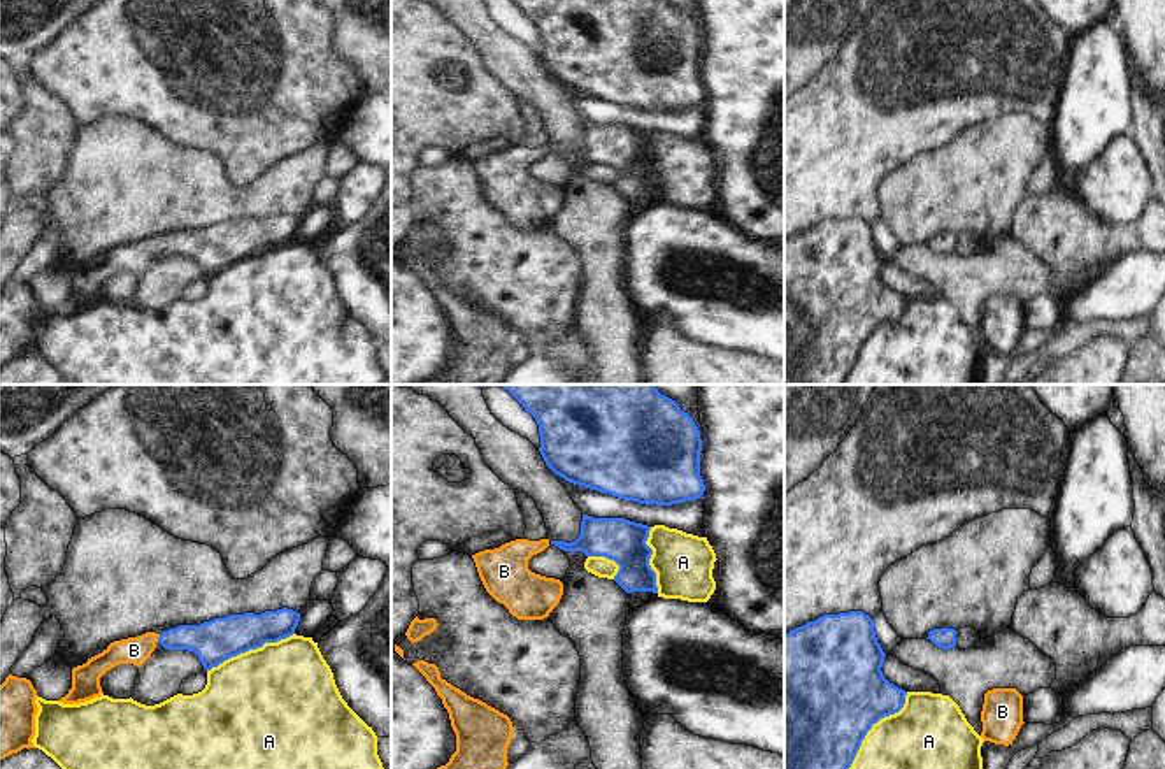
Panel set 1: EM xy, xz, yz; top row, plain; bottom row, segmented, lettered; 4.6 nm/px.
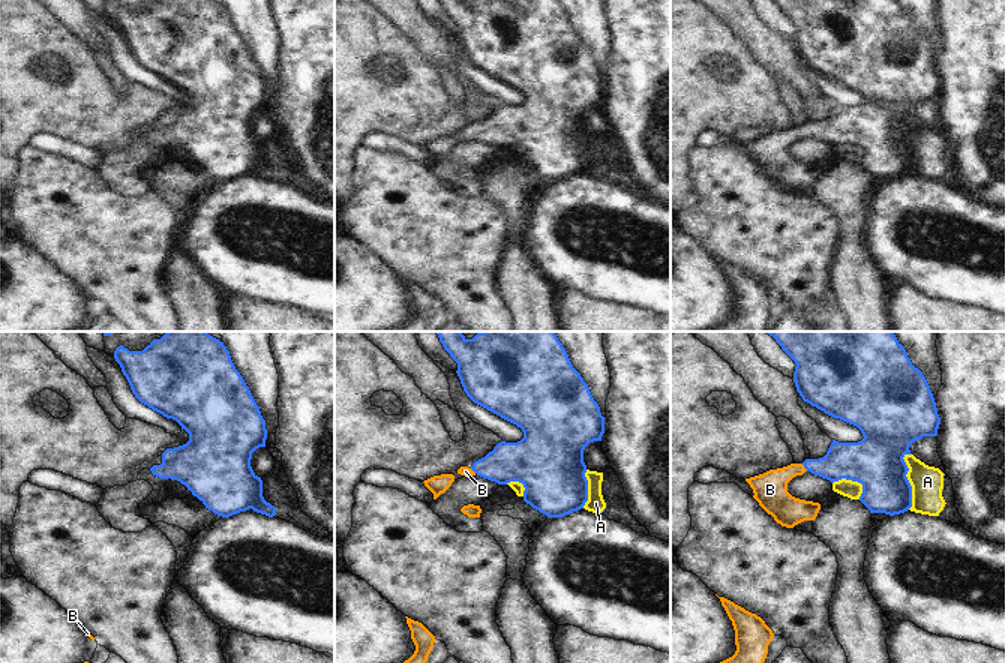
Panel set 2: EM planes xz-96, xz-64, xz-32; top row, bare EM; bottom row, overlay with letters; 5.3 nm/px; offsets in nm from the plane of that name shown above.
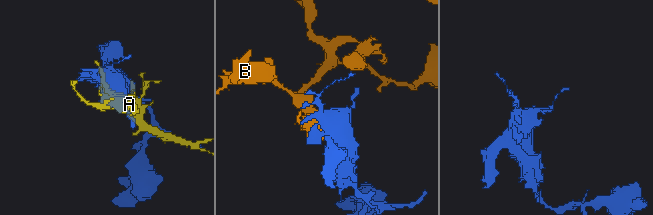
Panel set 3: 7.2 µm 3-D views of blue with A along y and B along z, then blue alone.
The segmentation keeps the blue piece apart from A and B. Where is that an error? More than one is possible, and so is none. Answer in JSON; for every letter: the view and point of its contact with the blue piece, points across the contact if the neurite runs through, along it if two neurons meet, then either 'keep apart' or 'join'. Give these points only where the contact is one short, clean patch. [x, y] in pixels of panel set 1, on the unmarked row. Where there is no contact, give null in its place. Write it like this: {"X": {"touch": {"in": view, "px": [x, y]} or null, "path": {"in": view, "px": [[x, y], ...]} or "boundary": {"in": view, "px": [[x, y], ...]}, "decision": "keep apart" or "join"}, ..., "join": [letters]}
{"A": {"touch": {"in": "yz", "px": [871, 334]}, "decision": "keep apart"}, "B": {"touch": {"in": "xy", "px": [158, 244]}, "path": {"in": "xy", "px": [[213, 248], [158, 244], [134, 257]]}, "decision": "join"}, "join": ["B"]}

